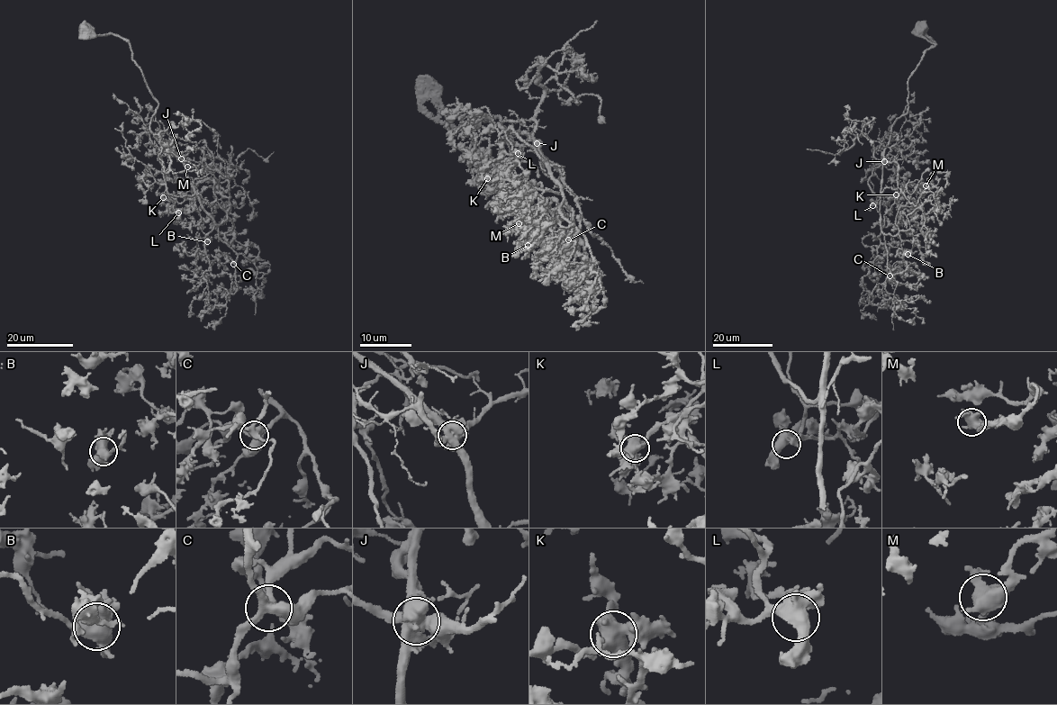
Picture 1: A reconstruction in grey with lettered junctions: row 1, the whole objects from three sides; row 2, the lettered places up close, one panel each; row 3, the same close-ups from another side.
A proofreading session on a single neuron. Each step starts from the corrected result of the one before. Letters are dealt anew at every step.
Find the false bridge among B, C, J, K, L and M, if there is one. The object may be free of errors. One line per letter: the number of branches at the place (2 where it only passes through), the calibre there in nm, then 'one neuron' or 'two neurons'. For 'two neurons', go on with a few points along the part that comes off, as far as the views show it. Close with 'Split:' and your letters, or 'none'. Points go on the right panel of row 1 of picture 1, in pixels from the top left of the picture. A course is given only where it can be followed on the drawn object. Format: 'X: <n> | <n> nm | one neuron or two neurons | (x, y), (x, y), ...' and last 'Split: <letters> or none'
B: 4 | 600 nm | one neuron
C: 4 | 400 nm | one neuron
J: 4 | 650 nm | two neurons | (884, 161), (863, 134), (839, 153), (863, 122), (871, 125), (862, 132), (871, 146)
K: 4 | 550 nm | one neuron
L: 4 | 550 nm | one neuron
M: 4 | 500 nm | one neuron
Split: J

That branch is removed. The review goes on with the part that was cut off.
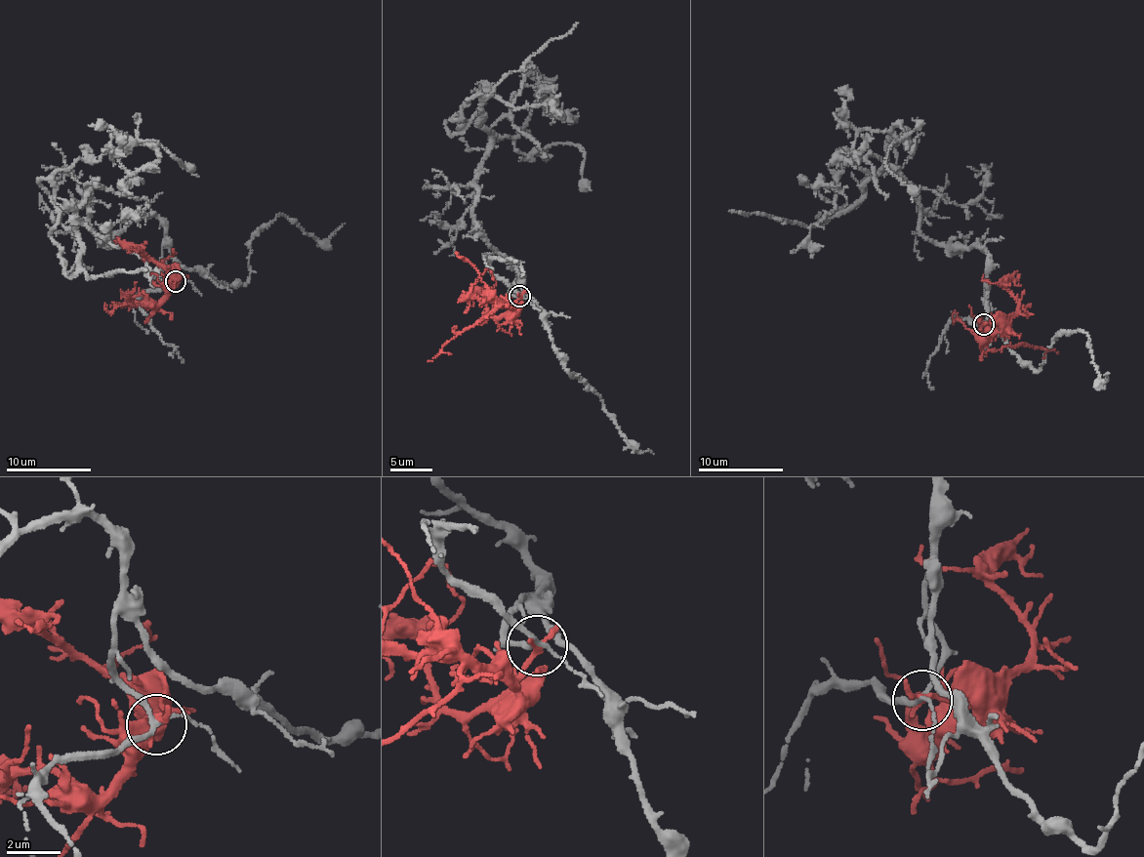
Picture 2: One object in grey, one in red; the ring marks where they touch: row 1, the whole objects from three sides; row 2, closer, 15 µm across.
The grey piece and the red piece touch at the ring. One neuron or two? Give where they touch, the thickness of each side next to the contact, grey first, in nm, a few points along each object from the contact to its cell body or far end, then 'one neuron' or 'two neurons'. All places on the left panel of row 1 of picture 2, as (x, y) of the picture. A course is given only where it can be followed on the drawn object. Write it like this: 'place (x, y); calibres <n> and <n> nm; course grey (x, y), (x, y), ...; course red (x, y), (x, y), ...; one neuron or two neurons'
place (176, 281); calibres 160 and 180 nm; course grey (175, 280), (153, 216), (100, 246), (89, 189), (68, 275), (50, 234), (53, 176), (142, 141), (198, 177); course red (175, 280), (171, 281), (171, 289), (159, 309), (134, 301), (110, 306); two neurons

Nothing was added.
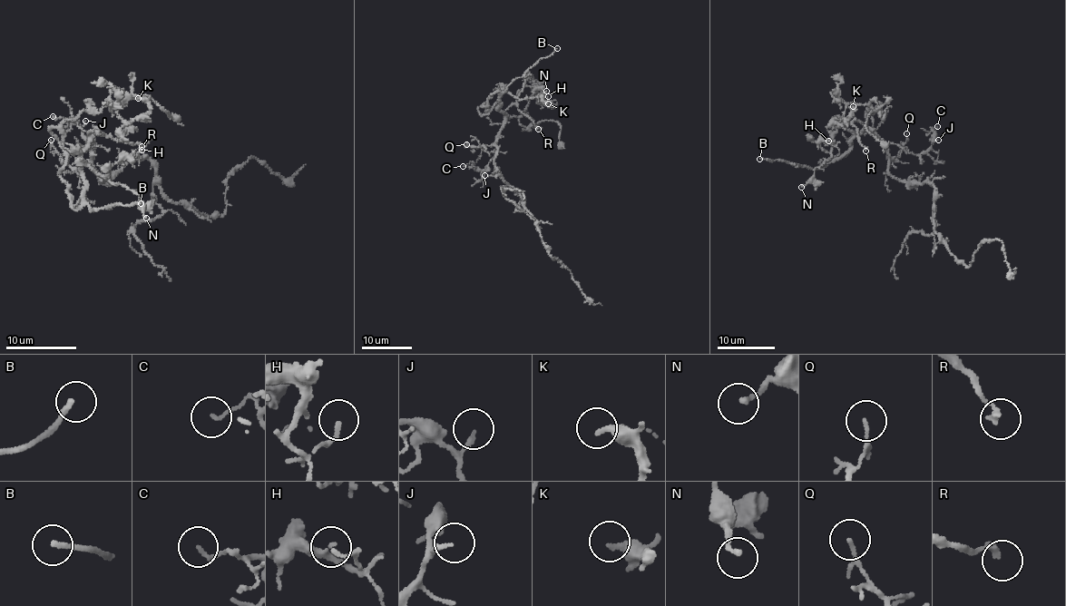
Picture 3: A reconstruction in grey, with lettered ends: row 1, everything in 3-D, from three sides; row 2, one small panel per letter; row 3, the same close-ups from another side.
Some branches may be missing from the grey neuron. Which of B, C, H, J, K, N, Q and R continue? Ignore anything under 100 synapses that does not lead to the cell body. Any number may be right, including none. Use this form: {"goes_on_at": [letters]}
{"goes_on_at": ["B"]}

